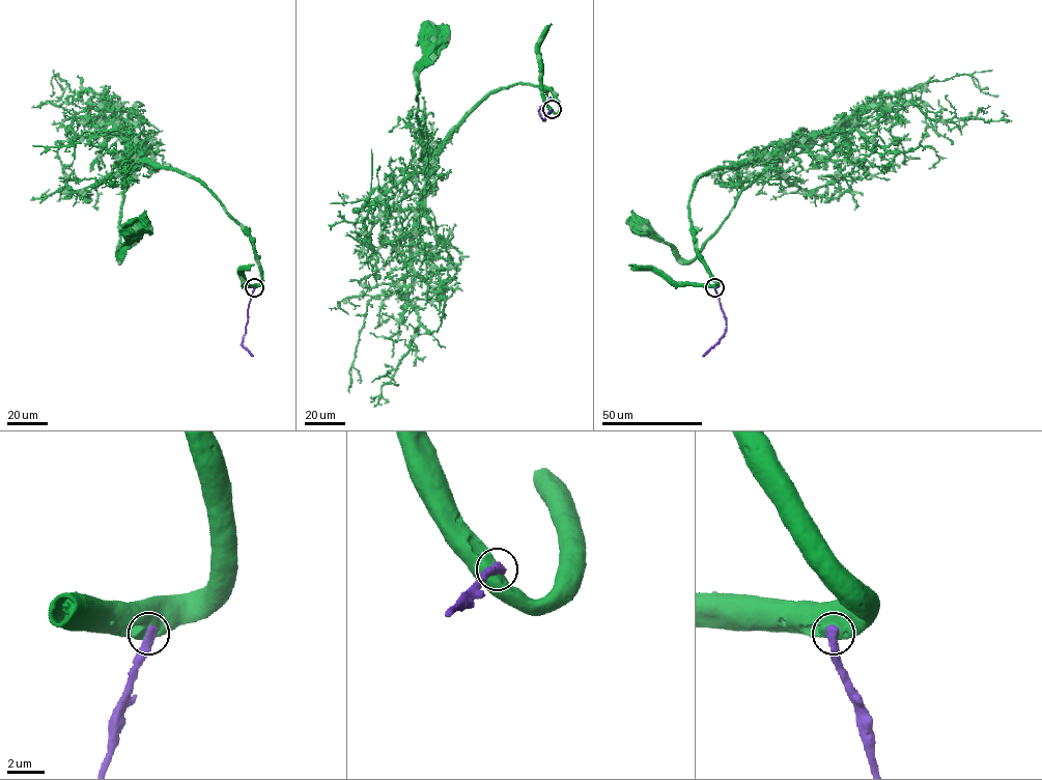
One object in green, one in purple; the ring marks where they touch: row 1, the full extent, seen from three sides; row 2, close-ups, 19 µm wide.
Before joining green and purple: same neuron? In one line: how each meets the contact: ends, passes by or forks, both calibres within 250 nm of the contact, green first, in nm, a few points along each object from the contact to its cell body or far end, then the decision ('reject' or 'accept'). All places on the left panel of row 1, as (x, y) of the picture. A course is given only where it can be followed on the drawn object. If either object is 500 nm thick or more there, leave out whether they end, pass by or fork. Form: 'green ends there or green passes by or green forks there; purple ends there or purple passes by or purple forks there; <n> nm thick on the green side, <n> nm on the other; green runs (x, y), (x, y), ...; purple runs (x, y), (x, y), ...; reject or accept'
850 nm thick on the green side, 550 nm on the other; green runs (254, 287), (261, 267), (252, 241), (182, 172), (132, 162), (120, 260), (133, 228); purple runs (254, 287), (242, 344), (253, 356); reject

